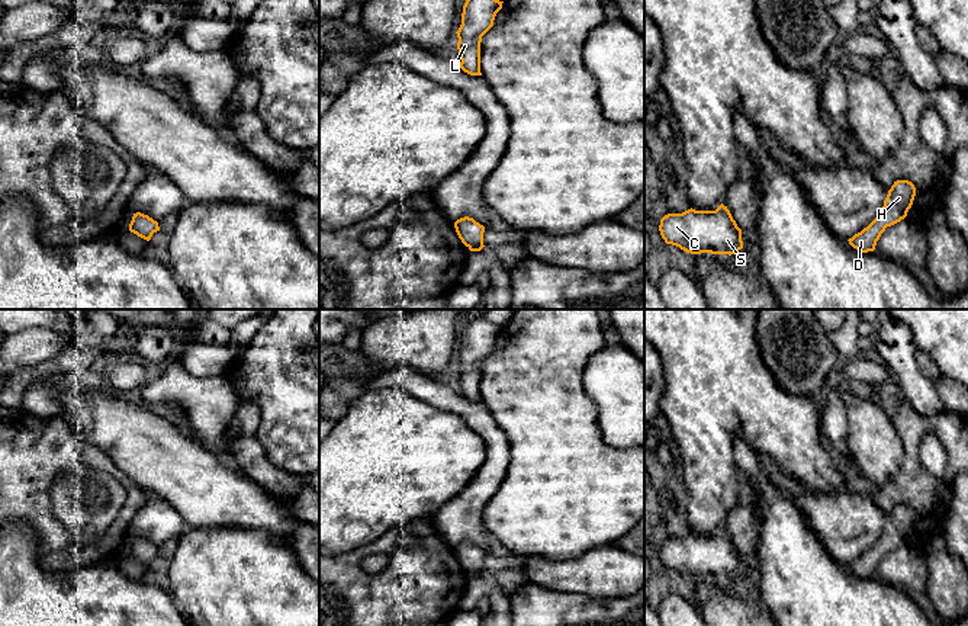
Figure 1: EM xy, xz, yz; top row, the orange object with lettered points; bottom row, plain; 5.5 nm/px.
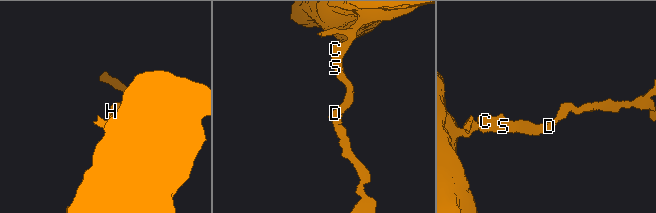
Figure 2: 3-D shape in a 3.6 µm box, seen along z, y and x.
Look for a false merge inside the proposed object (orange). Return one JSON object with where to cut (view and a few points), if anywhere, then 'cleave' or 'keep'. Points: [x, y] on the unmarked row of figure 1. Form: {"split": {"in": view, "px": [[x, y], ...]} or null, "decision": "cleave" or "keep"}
{"split": null, "decision": "keep"}

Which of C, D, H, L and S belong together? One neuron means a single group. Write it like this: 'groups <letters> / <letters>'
groups C D H L S

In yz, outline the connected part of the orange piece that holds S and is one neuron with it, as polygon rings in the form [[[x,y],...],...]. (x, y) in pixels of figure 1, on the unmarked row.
[[[723,529],[715,536],[668,539],[659,556],[666,569],[691,580],[734,580],[743,574],[742,555]]]

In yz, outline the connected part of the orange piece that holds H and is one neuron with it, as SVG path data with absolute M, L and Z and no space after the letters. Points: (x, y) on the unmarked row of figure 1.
M897 505L888 516L879 540L861 558L849 564L849 569L861 578L874 577L877 566L887 552L891 552L907 542L913 530L916 513L908 505Z

